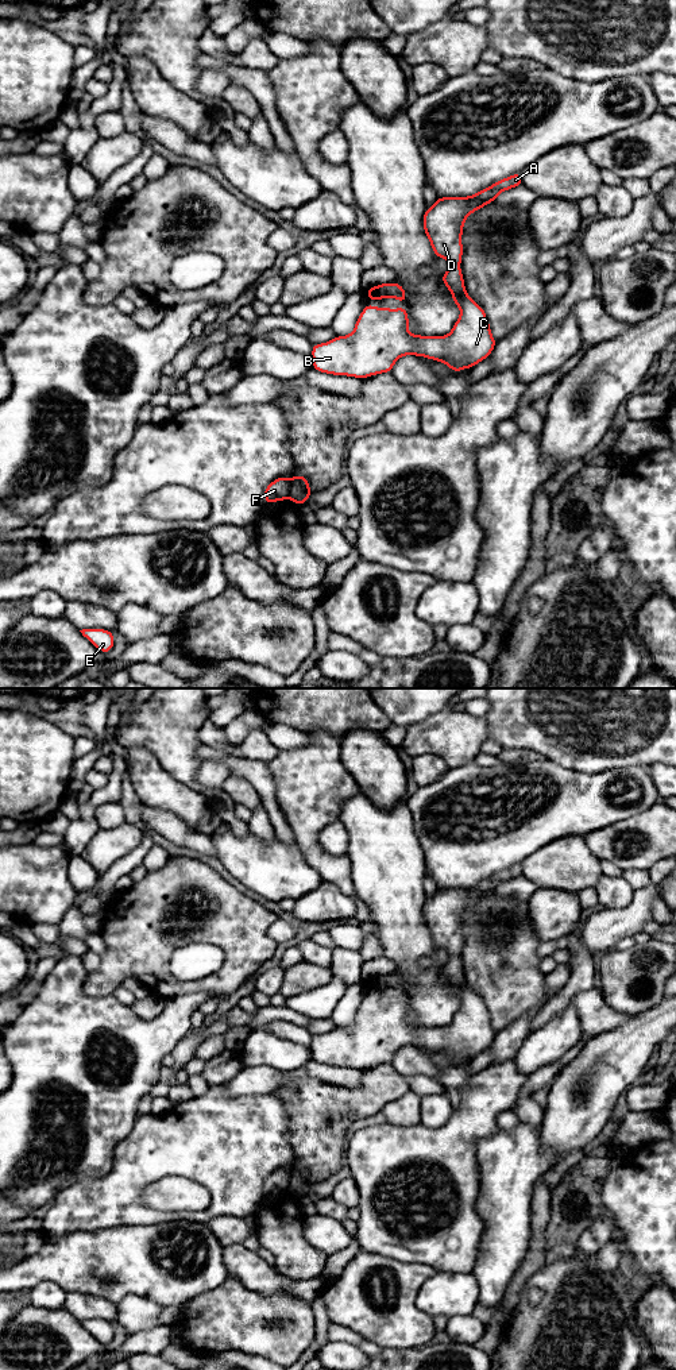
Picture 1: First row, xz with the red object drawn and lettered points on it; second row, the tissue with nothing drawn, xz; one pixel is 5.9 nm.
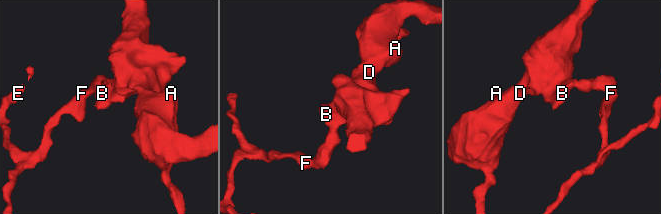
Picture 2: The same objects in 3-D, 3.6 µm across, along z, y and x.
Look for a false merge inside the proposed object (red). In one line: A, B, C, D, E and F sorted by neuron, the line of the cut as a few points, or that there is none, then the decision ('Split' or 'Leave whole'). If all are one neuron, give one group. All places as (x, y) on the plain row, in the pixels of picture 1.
Groups: A B C D / E F. Split along xz (292, 1172), (288, 1188). Split

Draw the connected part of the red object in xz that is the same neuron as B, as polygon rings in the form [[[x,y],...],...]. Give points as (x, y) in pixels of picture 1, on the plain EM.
[[[513,867],[494,873],[491,877],[466,888],[437,888],[433,898],[425,902],[422,915],[436,949],[448,952],[448,961],[441,972],[452,985],[453,993],[460,1000],[451,1023],[445,1027],[413,1026],[407,1022],[409,1006],[406,999],[375,999],[366,996],[356,1011],[354,1023],[345,1027],[336,1027],[331,1033],[313,1035],[312,1060],[331,1066],[345,1066],[354,1069],[368,1069],[382,1064],[391,1064],[395,1053],[405,1046],[424,1047],[445,1054],[451,1061],[459,1064],[476,1057],[488,1049],[497,1035],[491,1026],[490,1014],[484,1000],[478,996],[466,983],[463,964],[460,961],[463,948],[463,916],[466,910],[475,902],[494,894],[497,887],[505,881],[522,876],[522,867]]]

